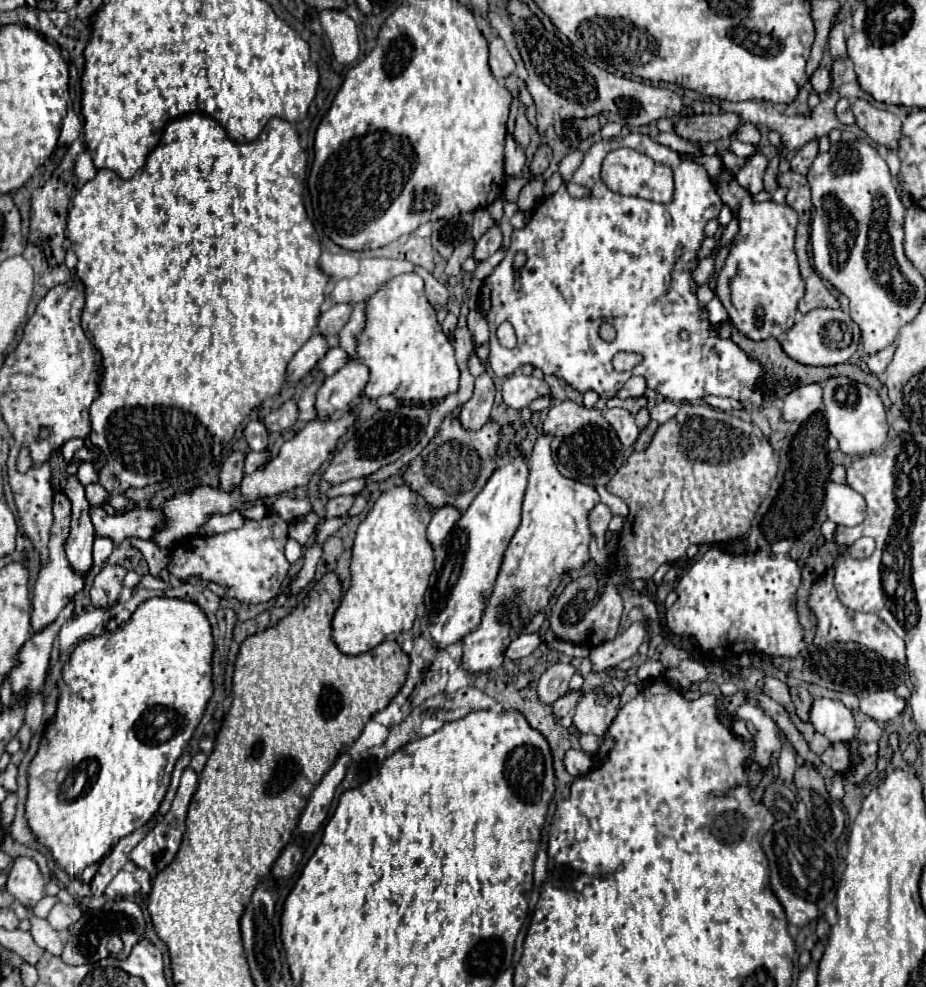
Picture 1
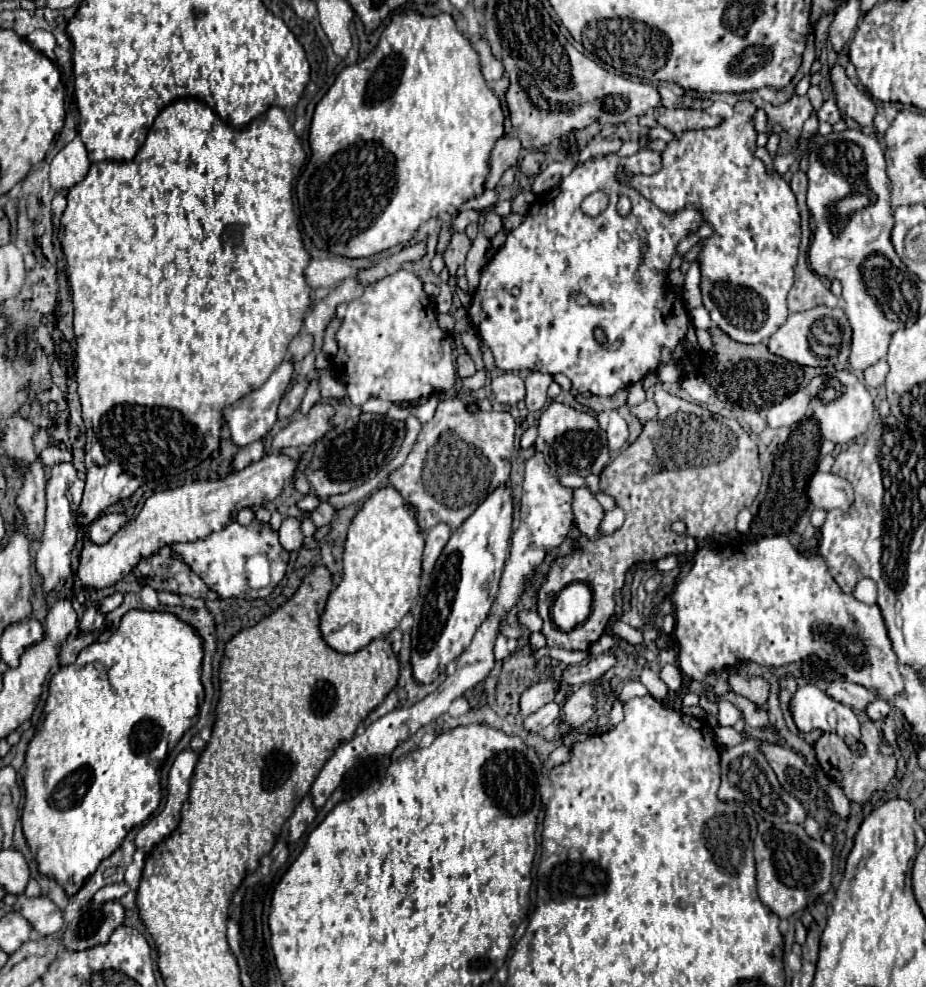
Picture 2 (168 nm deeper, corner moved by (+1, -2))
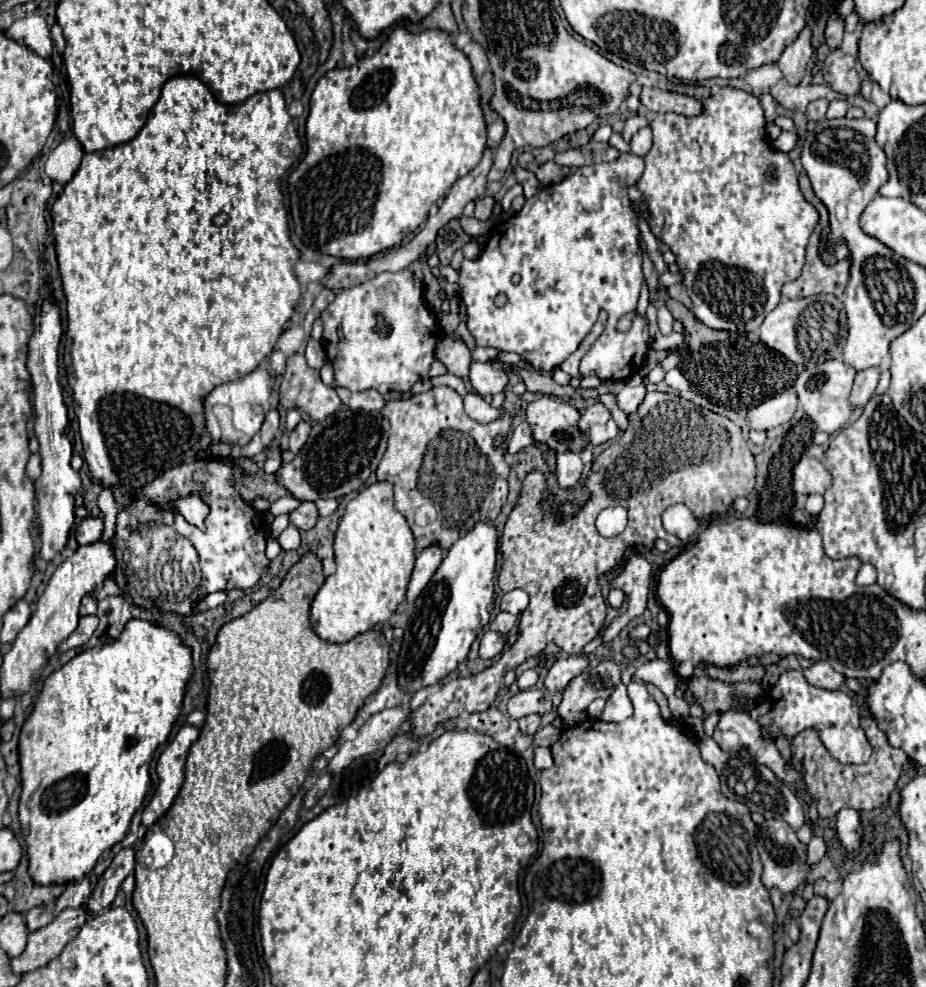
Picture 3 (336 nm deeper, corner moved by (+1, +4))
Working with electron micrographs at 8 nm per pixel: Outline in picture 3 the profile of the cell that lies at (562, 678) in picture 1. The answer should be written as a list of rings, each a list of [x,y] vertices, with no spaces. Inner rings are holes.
[[[537,688],[521,690],[507,702],[507,714],[515,720],[519,720],[521,716],[527,716],[527,714],[543,716],[543,714],[551,712],[551,708],[553,708],[551,694],[547,690],[537,690]]]

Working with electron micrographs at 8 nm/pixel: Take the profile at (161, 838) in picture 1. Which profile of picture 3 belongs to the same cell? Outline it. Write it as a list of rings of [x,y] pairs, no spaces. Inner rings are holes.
[[[183,724],[177,732],[177,736],[165,746],[157,760],[157,776],[159,784],[151,798],[151,802],[143,810],[143,824],[151,826],[159,816],[163,816],[169,806],[173,804],[175,796],[179,794],[179,788],[185,778],[185,760],[189,754],[191,744],[197,740],[199,730],[191,724]]]

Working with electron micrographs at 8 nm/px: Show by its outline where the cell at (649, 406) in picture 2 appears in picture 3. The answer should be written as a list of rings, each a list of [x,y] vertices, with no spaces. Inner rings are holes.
[[[625,384],[619,392],[617,392],[617,404],[619,408],[625,412],[625,414],[631,414],[637,410],[637,406],[643,402],[645,398],[645,384],[639,384],[639,386],[629,386]]]

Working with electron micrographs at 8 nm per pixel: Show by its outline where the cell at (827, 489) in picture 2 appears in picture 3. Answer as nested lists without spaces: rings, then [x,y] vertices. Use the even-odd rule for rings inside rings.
[[[803,456],[795,466],[793,466],[793,478],[791,486],[797,494],[823,494],[831,484],[831,476],[825,470],[823,462],[817,458],[807,458]]]

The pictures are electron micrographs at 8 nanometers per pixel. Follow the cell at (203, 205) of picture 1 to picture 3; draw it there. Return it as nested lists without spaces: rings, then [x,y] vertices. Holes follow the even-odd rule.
[[[183,74],[165,82],[161,98],[151,108],[145,126],[127,144],[105,148],[83,156],[83,162],[75,176],[67,182],[61,196],[55,200],[53,234],[57,244],[57,262],[67,296],[67,332],[65,332],[65,370],[75,398],[75,414],[79,418],[79,432],[83,440],[85,460],[95,478],[105,486],[115,486],[131,474],[139,474],[149,466],[159,470],[163,462],[179,458],[193,448],[203,432],[203,398],[219,384],[239,380],[253,372],[271,352],[285,330],[285,324],[295,312],[295,304],[301,296],[301,286],[295,278],[293,266],[299,260],[299,250],[289,238],[287,212],[279,190],[281,176],[294,166],[303,153],[303,146],[295,132],[293,118],[287,112],[281,90],[267,90],[249,96],[237,106],[215,102],[211,90],[197,80],[197,76]],[[225,212],[227,220],[217,226],[213,218]]]

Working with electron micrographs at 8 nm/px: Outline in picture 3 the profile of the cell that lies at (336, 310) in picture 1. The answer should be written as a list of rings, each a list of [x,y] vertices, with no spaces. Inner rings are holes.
[[[275,350],[275,352],[271,354],[271,358],[269,358],[269,368],[271,368],[271,374],[273,374],[273,376],[283,376],[283,374],[285,374],[285,360],[287,360],[287,356],[285,356],[283,352],[279,352],[279,350]]]

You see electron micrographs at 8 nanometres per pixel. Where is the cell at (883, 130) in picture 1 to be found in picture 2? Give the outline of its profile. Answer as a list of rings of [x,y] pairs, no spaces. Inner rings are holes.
[[[835,66],[831,70],[831,82],[837,94],[837,106],[841,112],[845,112],[845,116],[853,118],[859,126],[871,126],[873,118],[877,114],[877,106],[873,104],[873,100],[859,90],[845,74],[843,66]]]

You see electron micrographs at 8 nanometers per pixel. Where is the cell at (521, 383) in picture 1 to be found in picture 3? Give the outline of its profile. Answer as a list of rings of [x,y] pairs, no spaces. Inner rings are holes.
[[[471,362],[469,368],[469,382],[473,390],[481,396],[499,394],[505,390],[509,374],[503,368],[495,368],[489,362]]]

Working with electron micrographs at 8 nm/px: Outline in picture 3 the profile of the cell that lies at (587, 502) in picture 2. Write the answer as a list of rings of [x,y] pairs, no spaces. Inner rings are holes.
[[[561,452],[557,454],[557,478],[563,488],[579,484],[583,472],[583,462],[577,452]]]

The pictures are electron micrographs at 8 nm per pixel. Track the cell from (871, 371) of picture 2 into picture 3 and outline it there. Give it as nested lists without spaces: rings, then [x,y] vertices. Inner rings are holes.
[[[867,368],[855,376],[853,390],[849,394],[849,404],[853,404],[853,410],[859,410],[867,404],[867,400],[875,394],[879,382],[879,370],[877,368]]]

